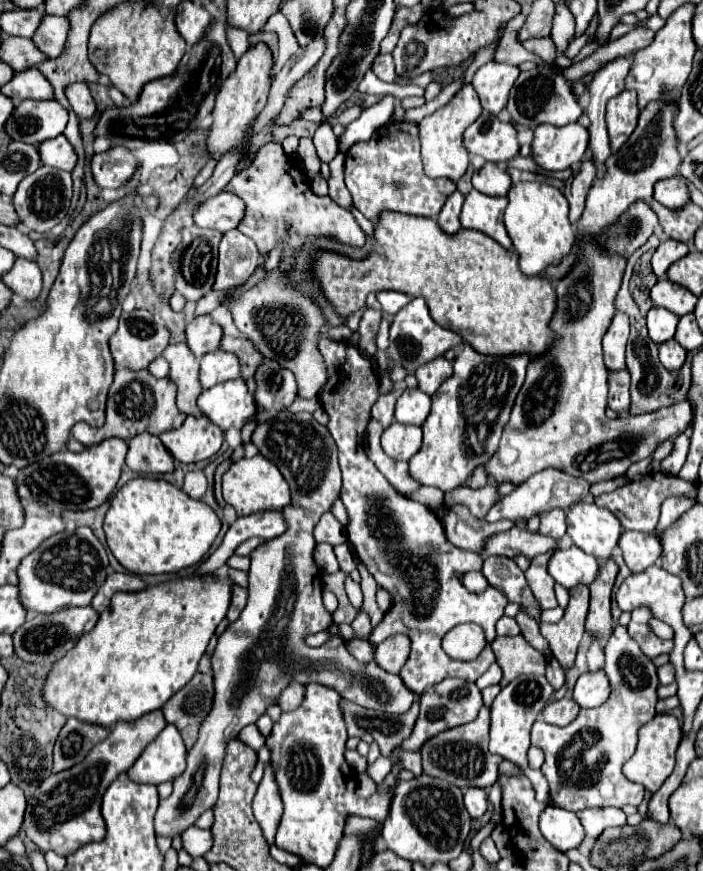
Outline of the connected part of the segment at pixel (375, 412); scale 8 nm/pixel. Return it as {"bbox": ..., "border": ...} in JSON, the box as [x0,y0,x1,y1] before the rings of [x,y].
{"bbox":[372,384,406,428],"border":[[[400,384],[396,390],[392,390],[390,394],[382,396],[376,406],[372,406],[372,418],[378,420],[384,428],[392,424],[392,420],[394,420],[394,404],[396,404],[396,400],[398,400],[398,396],[402,394],[404,388],[406,388],[406,386]]]}

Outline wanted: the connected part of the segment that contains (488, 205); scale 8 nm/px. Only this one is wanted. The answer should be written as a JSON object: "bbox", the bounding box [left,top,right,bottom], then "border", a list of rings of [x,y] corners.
{"bbox":[460,190,512,250],"border":[[[472,190],[466,196],[464,206],[462,206],[462,214],[460,214],[462,228],[480,230],[510,250],[512,240],[502,222],[506,204],[508,204],[506,198],[494,198],[494,196],[486,196],[478,190]]]}

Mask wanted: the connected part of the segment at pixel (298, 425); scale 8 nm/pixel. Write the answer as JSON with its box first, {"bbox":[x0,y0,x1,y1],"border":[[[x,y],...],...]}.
{"bbox":[156,412,414,838],"border":[[[280,412],[272,420],[260,424],[254,434],[252,434],[252,444],[258,448],[258,452],[274,462],[286,482],[290,484],[290,506],[282,508],[282,516],[286,522],[286,532],[260,544],[252,554],[250,554],[250,570],[248,570],[248,604],[242,610],[240,618],[228,624],[228,628],[222,632],[218,638],[218,646],[212,654],[212,668],[214,668],[214,680],[216,680],[216,696],[214,696],[214,706],[210,714],[206,716],[198,742],[194,748],[188,752],[188,764],[186,770],[174,780],[174,790],[166,800],[160,800],[158,812],[156,812],[156,834],[164,834],[174,838],[176,834],[182,834],[184,828],[192,826],[196,818],[212,808],[218,796],[218,780],[220,780],[220,768],[224,760],[224,744],[238,736],[240,728],[256,722],[264,712],[266,706],[276,704],[276,694],[280,692],[288,682],[292,680],[308,680],[308,682],[320,682],[328,684],[328,688],[336,688],[344,700],[354,700],[354,702],[368,702],[368,708],[376,710],[386,710],[392,714],[406,712],[412,706],[414,694],[404,688],[404,682],[400,676],[388,674],[380,668],[376,668],[376,662],[370,662],[368,666],[356,662],[356,658],[348,652],[346,644],[342,638],[332,636],[332,640],[324,642],[320,648],[308,648],[304,644],[304,638],[308,634],[316,632],[316,622],[328,622],[332,620],[332,614],[322,606],[322,574],[318,572],[312,552],[314,552],[314,536],[312,530],[318,524],[320,516],[330,510],[332,502],[340,494],[340,468],[338,468],[338,452],[336,444],[328,432],[326,426],[316,422],[312,414],[288,414]]]}

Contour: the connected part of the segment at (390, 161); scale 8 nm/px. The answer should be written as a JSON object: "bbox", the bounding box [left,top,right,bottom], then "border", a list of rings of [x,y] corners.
{"bbox":[346,122,456,220],"border":[[[392,122],[384,132],[374,134],[368,142],[358,142],[346,152],[346,188],[354,206],[368,218],[376,220],[380,212],[394,210],[404,214],[438,218],[448,194],[456,184],[448,178],[428,178],[420,160],[418,124]]]}

